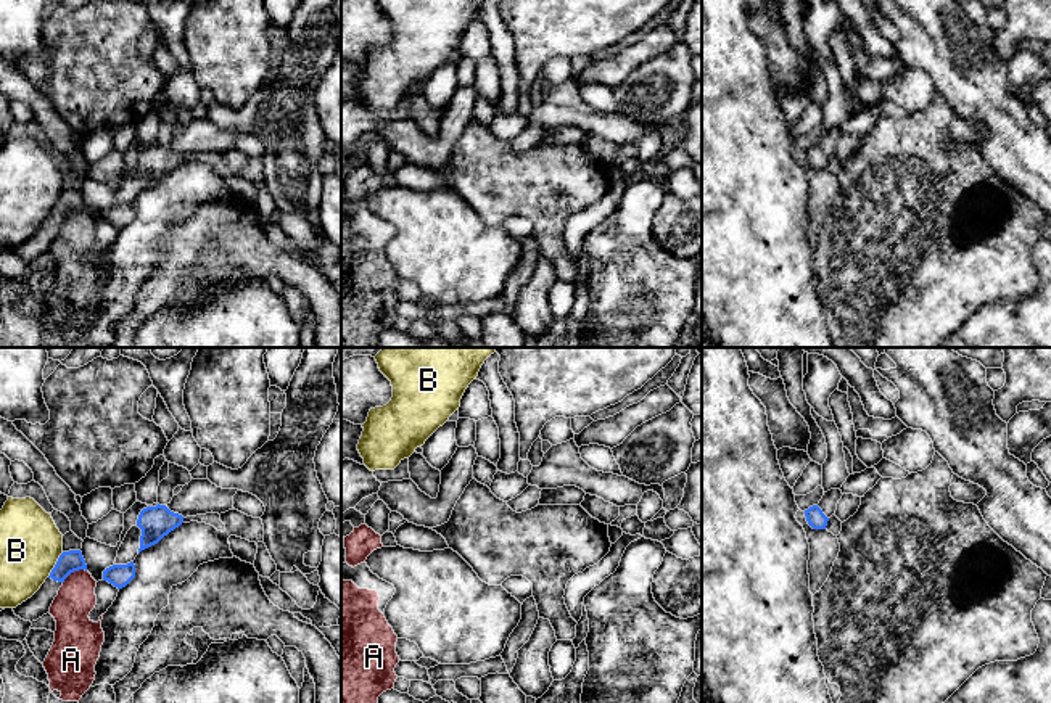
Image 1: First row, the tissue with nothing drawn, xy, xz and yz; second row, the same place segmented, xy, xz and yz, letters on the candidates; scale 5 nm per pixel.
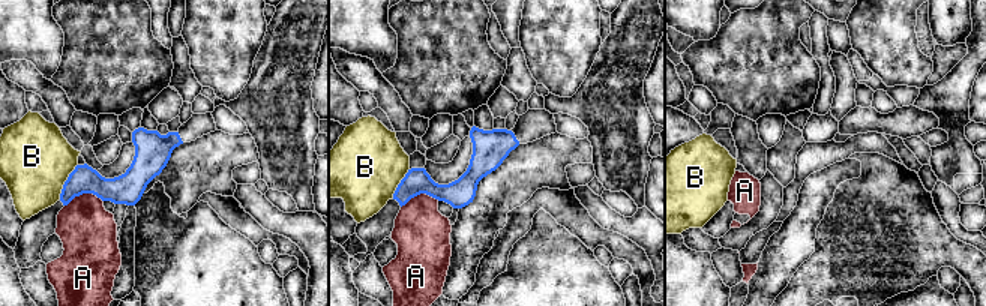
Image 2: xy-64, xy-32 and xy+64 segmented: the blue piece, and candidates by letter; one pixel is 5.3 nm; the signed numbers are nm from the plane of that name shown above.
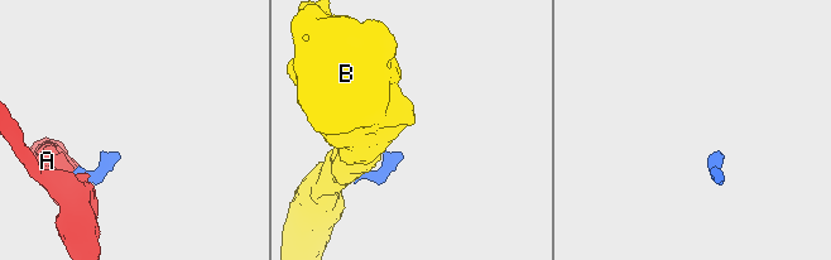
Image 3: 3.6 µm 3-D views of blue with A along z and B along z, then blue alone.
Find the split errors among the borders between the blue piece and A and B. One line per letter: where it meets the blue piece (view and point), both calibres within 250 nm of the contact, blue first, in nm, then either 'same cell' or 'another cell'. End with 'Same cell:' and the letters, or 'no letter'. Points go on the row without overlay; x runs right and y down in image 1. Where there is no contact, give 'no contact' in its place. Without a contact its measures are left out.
A: meets blue in xy at (73, 211); 110 nm thick on the blue side, 190 nm on the other; another cell
B: meets blue in xy at (55, 205); 110 nm thick on the blue side, 300 nm on the other; another cell
Same cell: no letter

